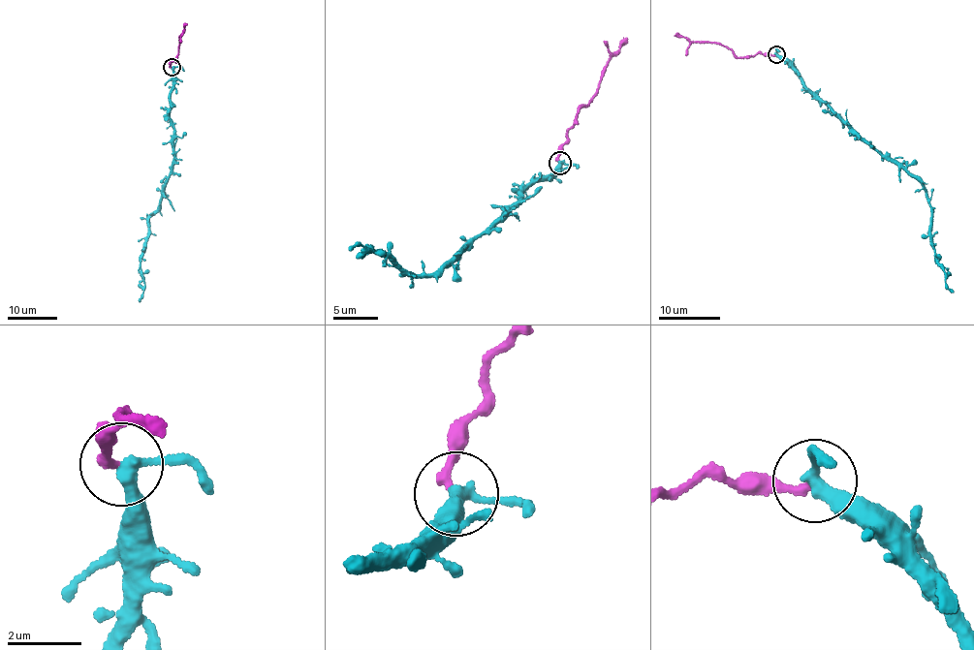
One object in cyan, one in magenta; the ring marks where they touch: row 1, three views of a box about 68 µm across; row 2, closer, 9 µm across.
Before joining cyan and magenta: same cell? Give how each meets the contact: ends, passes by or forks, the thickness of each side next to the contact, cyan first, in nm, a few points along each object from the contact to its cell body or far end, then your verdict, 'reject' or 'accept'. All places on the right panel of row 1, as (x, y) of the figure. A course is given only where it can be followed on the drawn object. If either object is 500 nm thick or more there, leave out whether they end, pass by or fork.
cyan passes by | magenta ends | 320/240 nm | cyan via (776, 54), (838, 116), (921, 182), (931, 208), (935, 264), (943, 269), (953, 293) | magenta via (775, 54), (737, 56), (722, 45), (675, 35) | reject

